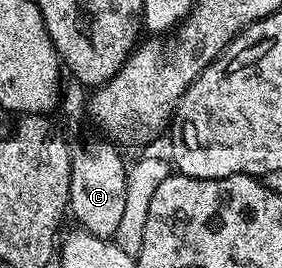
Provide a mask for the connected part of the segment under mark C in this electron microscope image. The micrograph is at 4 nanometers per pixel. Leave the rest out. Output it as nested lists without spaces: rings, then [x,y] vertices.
[[[109,140],[90,142],[86,150],[75,149],[70,160],[70,205],[71,215],[78,217],[77,225],[87,230],[92,236],[113,239],[116,228],[120,228],[120,219],[124,213],[124,196],[126,195],[127,163],[122,163],[122,158],[117,154],[115,143]]]

